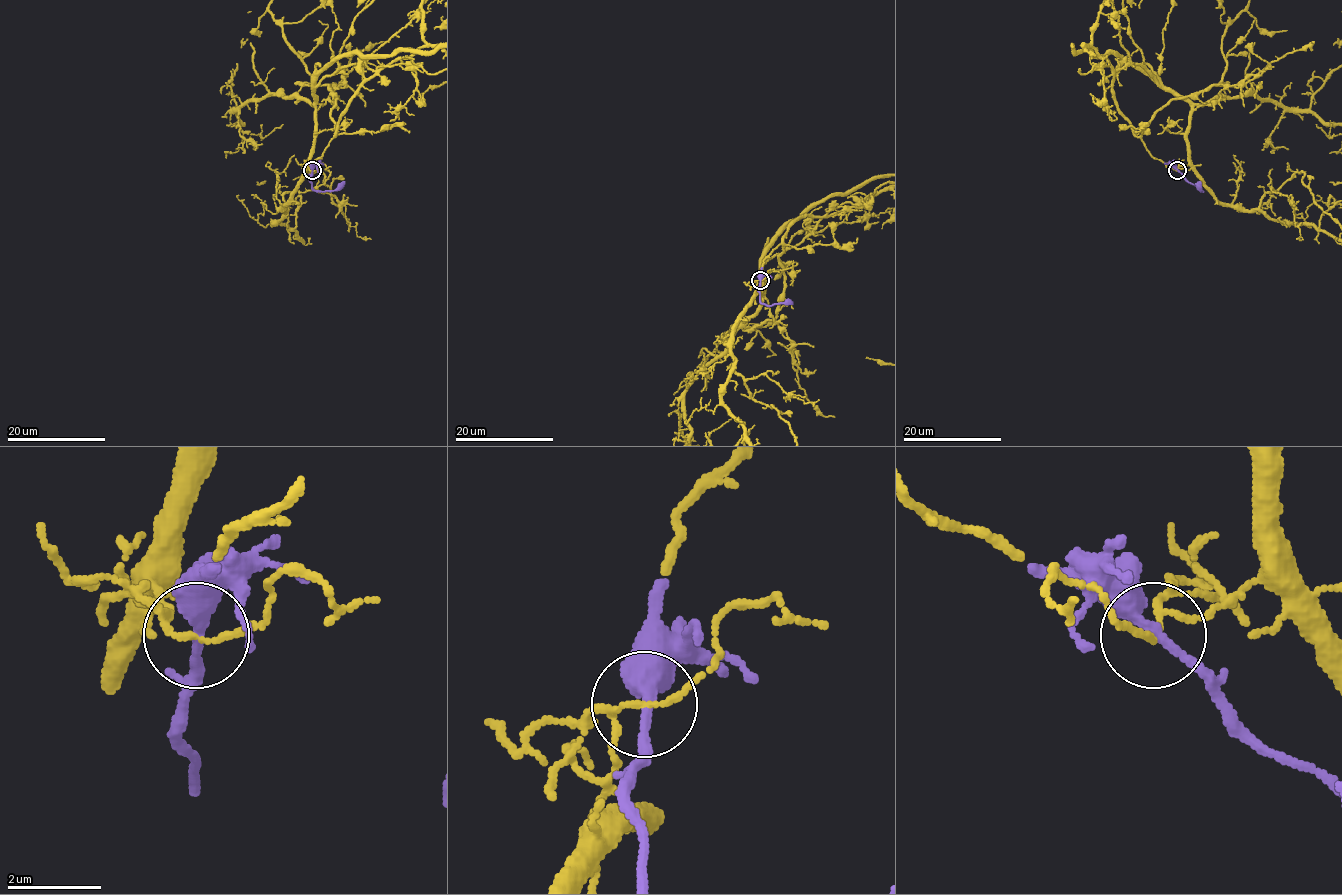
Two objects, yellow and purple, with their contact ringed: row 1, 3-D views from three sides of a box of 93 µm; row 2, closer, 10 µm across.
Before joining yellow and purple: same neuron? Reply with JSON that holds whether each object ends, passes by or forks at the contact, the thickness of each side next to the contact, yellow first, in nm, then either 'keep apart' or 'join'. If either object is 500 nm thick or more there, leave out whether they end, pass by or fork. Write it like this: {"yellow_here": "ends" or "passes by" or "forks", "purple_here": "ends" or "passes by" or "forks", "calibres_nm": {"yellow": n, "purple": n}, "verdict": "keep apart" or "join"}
{"yellow_here": "forks", "purple_here": "passes by", "calibres_nm": {"yellow": 90, "purple": 300}, "verdict": "join"}

